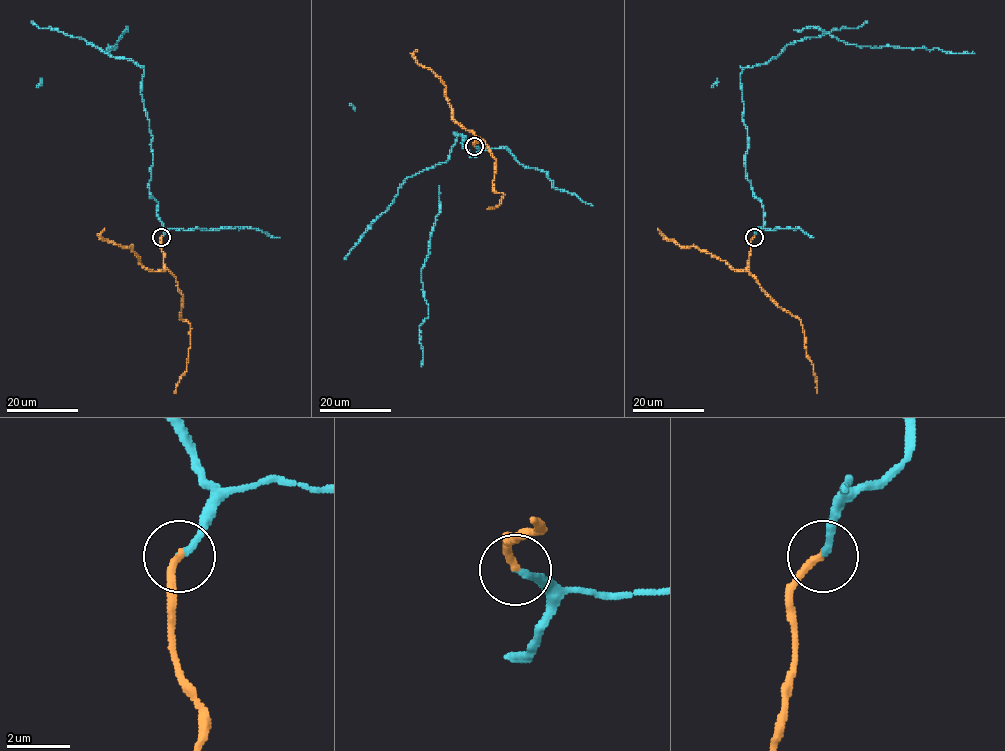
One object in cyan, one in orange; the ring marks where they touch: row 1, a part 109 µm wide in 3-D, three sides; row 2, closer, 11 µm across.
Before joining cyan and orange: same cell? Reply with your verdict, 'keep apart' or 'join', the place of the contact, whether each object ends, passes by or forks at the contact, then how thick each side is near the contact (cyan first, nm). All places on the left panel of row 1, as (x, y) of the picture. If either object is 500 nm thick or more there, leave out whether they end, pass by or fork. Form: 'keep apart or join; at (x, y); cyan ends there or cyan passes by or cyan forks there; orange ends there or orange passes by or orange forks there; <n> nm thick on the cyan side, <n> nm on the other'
join; at (161, 237); cyan ends there; orange ends there; 200 nm thick on the cyan side, 240 nm on the other

